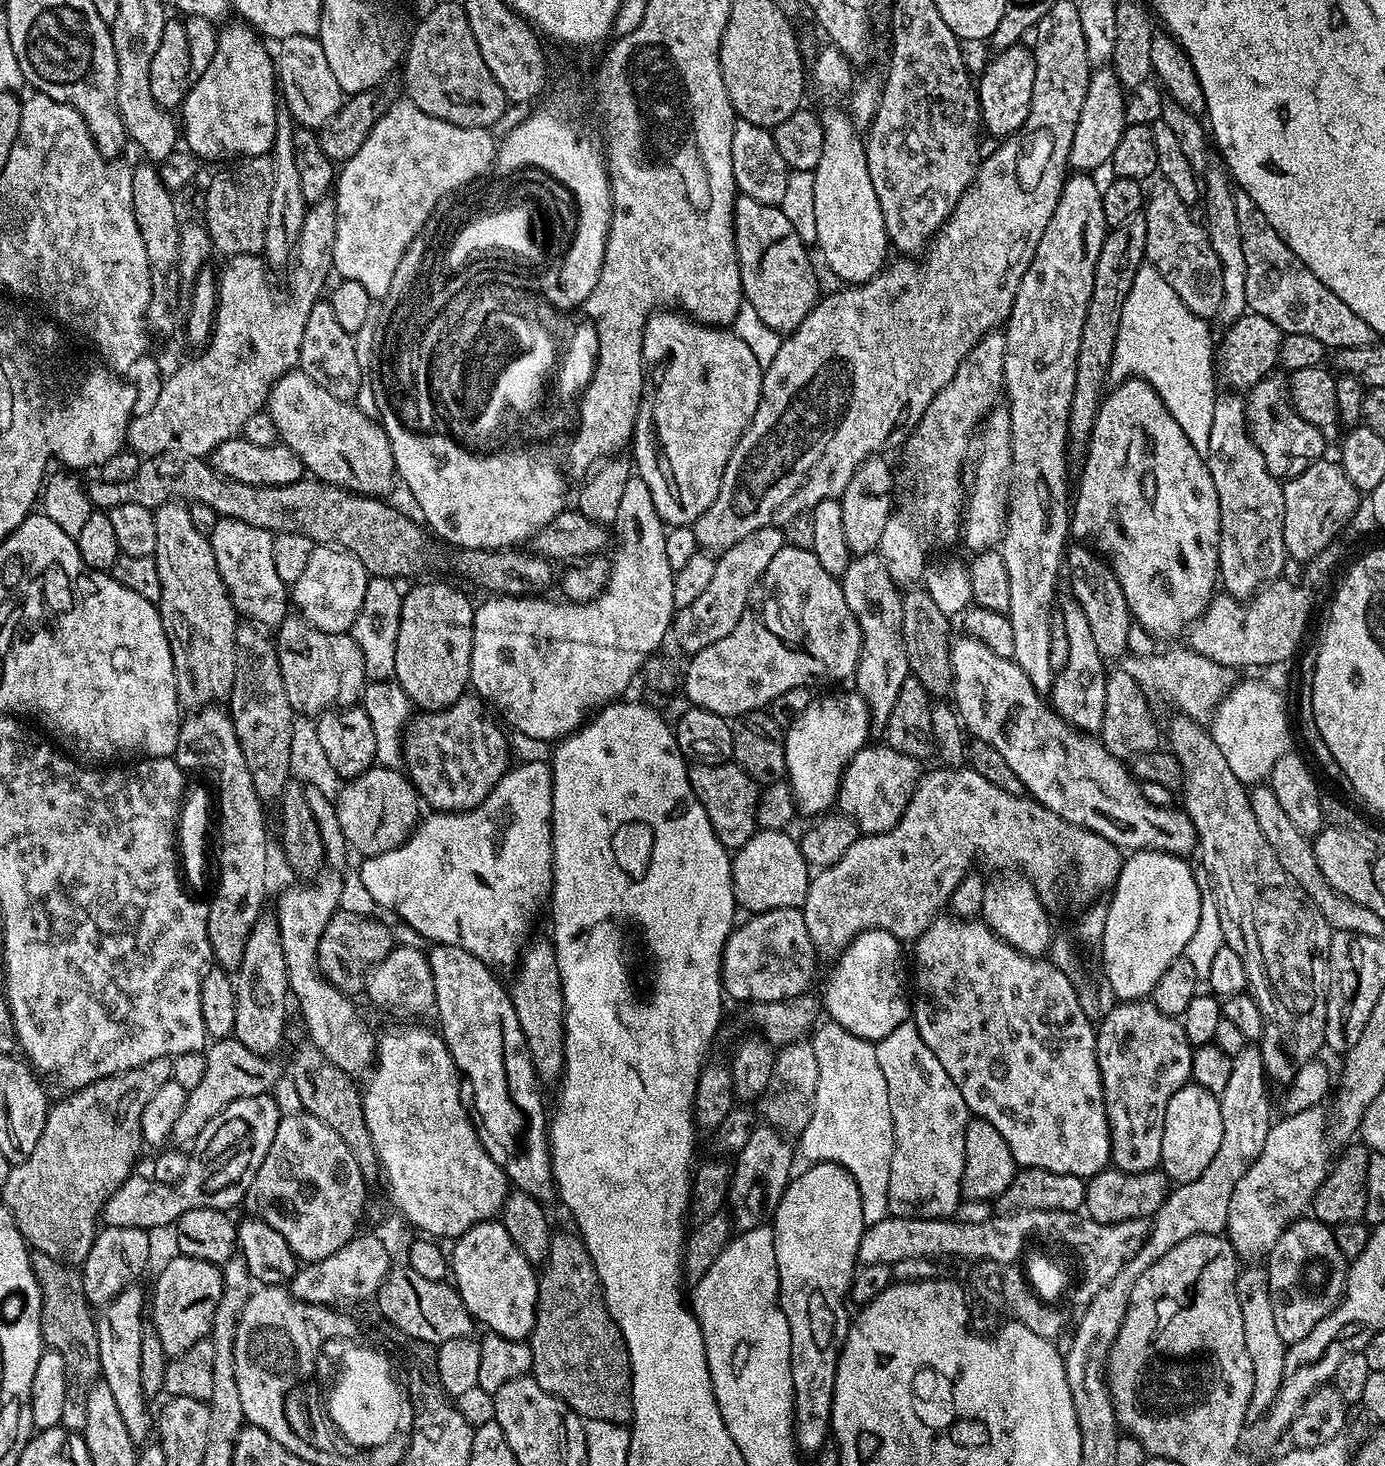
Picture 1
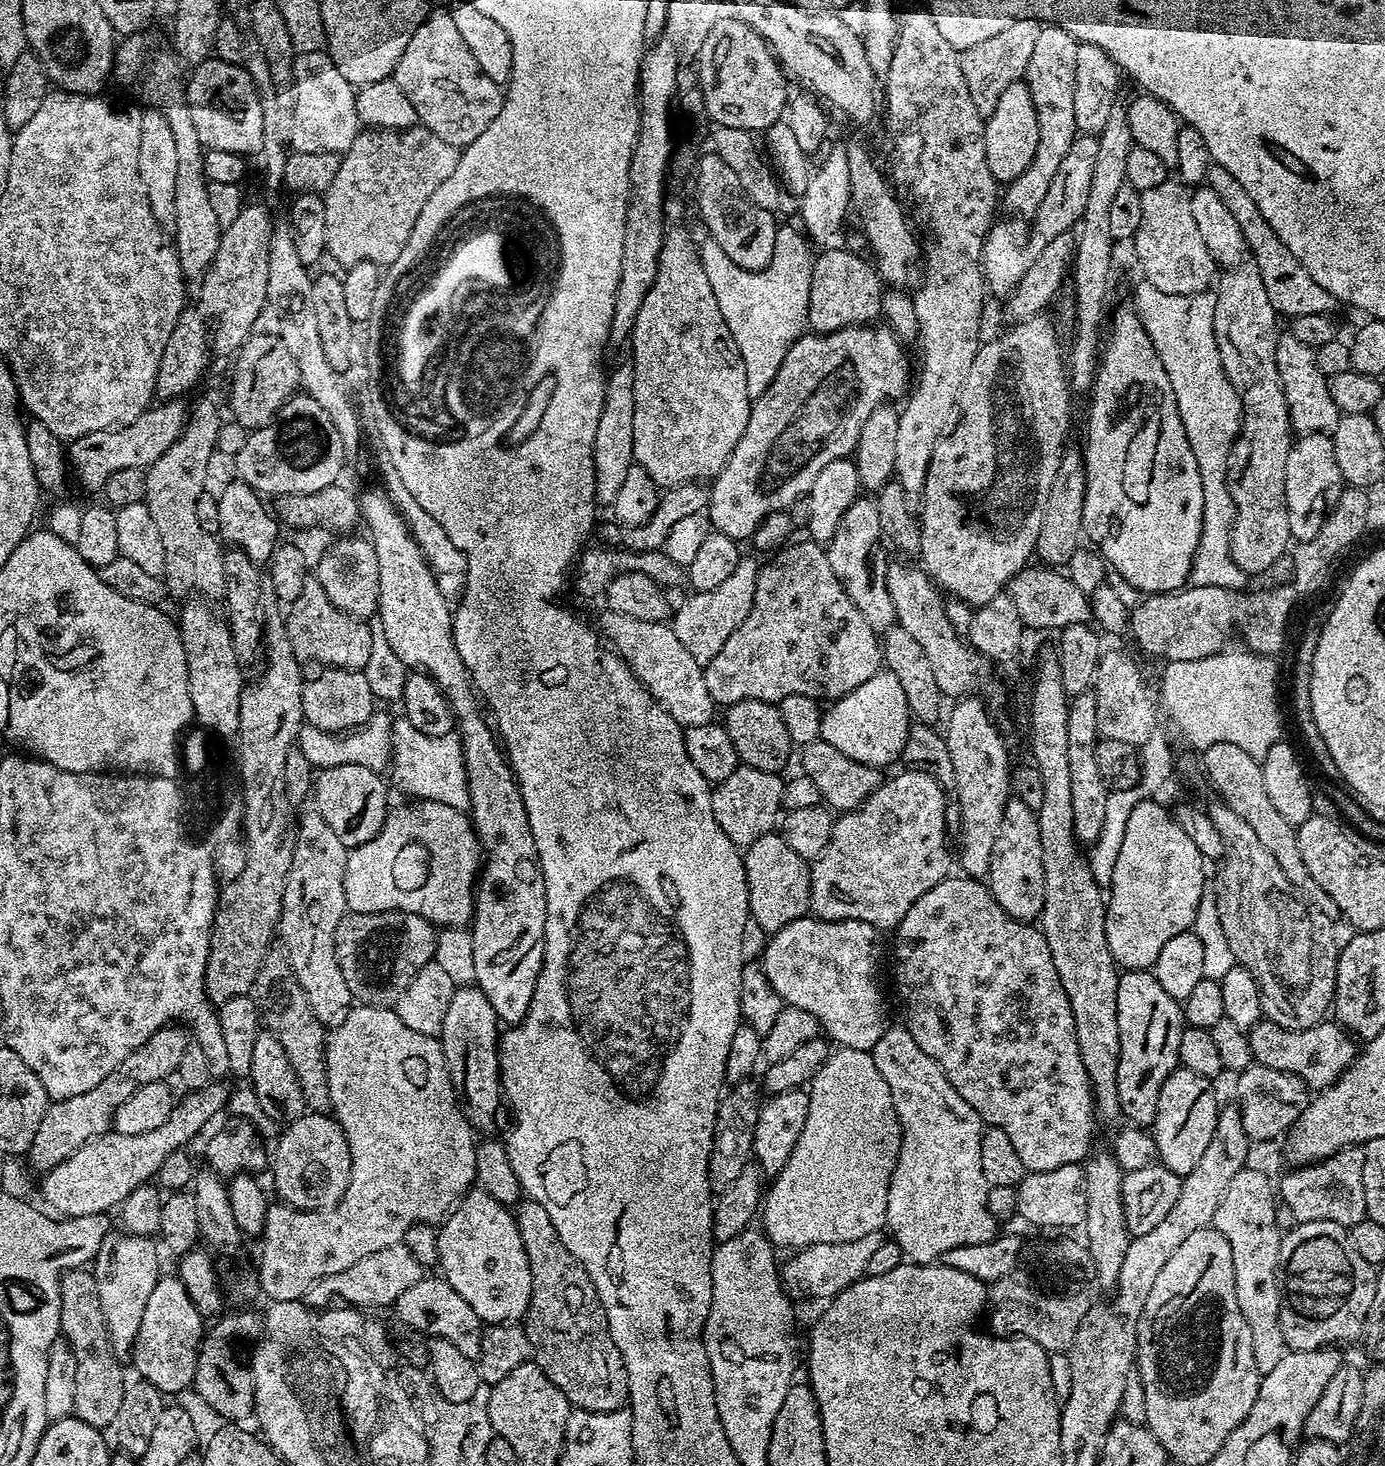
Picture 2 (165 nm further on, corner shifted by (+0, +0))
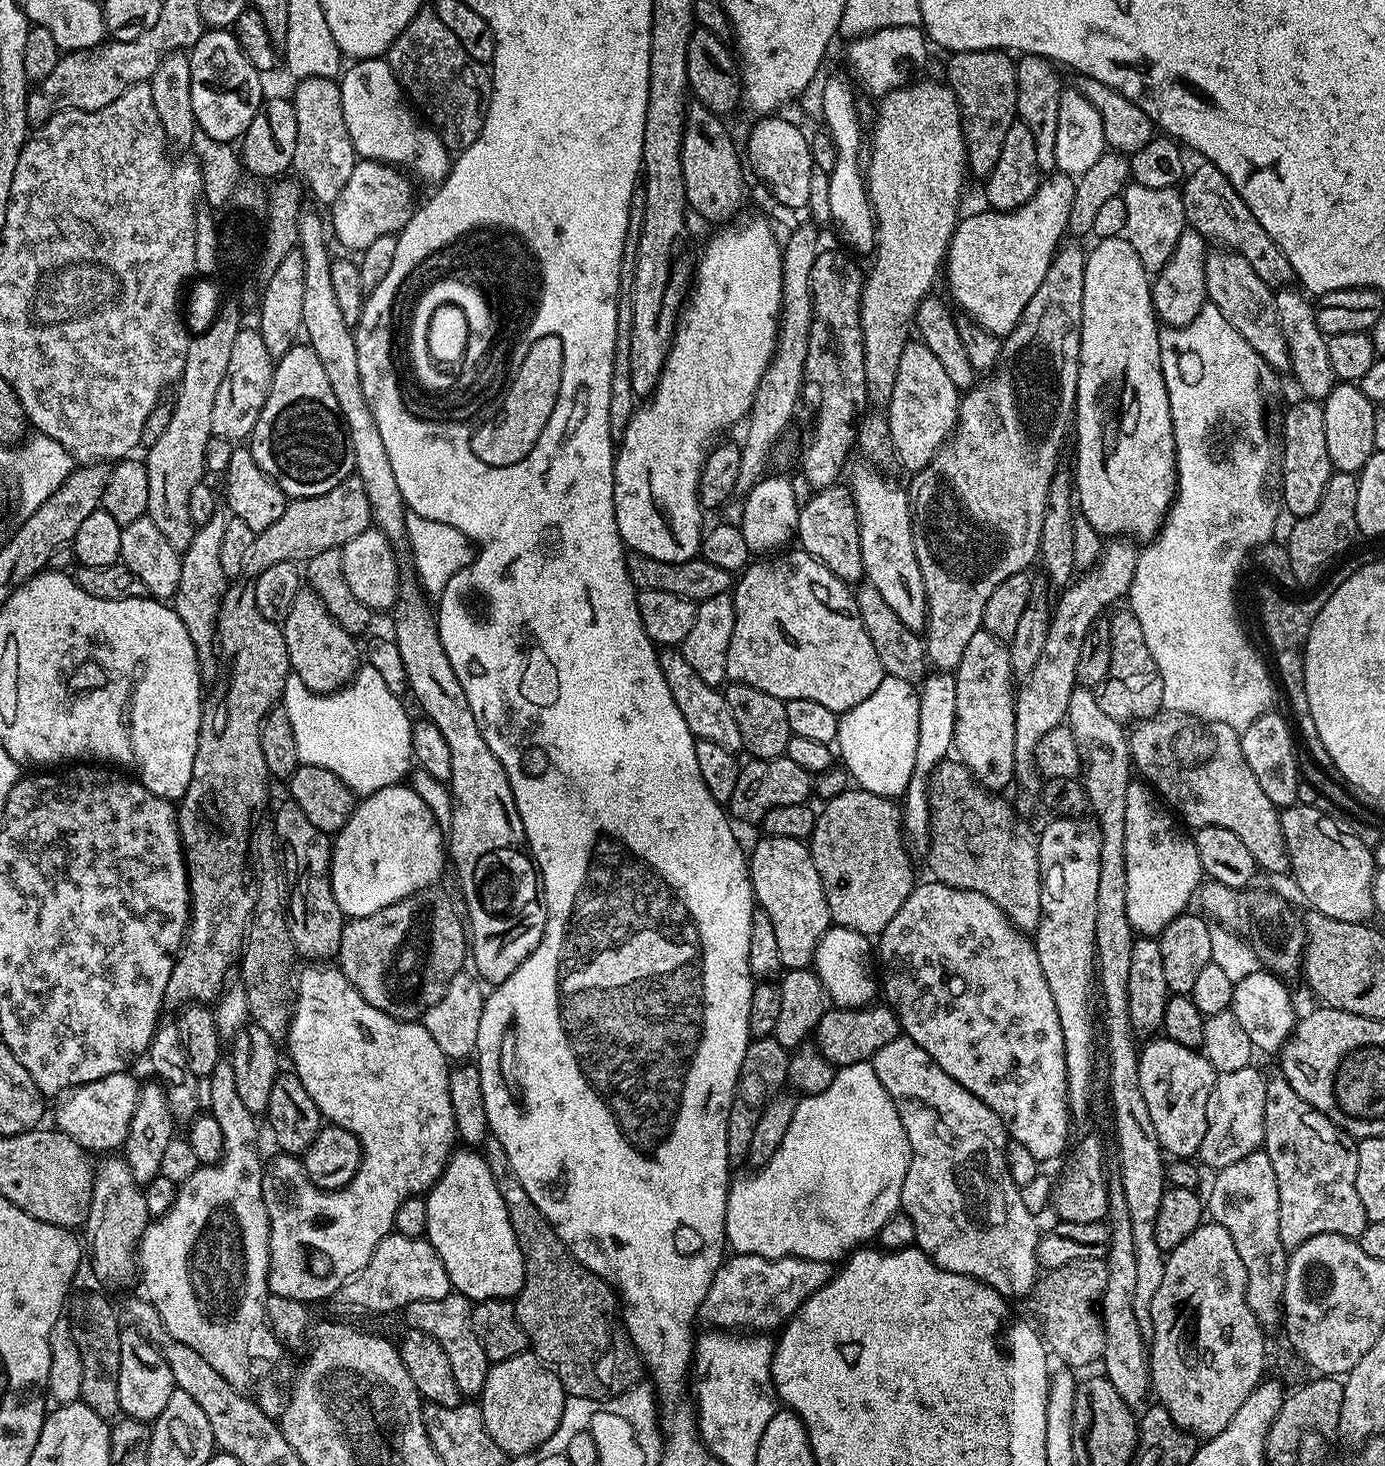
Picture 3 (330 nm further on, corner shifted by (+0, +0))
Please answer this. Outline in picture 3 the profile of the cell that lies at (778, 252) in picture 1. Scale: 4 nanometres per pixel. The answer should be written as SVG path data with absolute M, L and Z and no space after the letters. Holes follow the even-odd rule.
M689 103L684 110L684 133L682 134L682 182L688 208L706 217L710 222L728 222L744 204L744 172L736 157L736 146L728 133L725 121L706 105Z

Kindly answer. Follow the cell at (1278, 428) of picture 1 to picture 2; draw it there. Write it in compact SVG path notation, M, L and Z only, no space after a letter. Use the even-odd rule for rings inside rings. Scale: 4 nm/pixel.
M1280 334L1276 338L1274 362L1278 368L1278 378L1282 382L1282 390L1288 407L1288 421L1293 433L1331 433L1342 413L1338 406L1334 406L1334 400L1330 398L1328 379L1322 374L1322 370L1318 370L1314 349L1298 342L1298 338L1290 334Z

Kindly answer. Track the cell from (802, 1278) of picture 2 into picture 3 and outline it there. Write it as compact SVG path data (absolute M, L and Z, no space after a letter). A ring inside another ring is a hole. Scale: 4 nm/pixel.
M732 1254L720 1265L700 1307L700 1316L724 1330L779 1329L830 1279L829 1265L822 1260L787 1256L767 1260L761 1256Z

